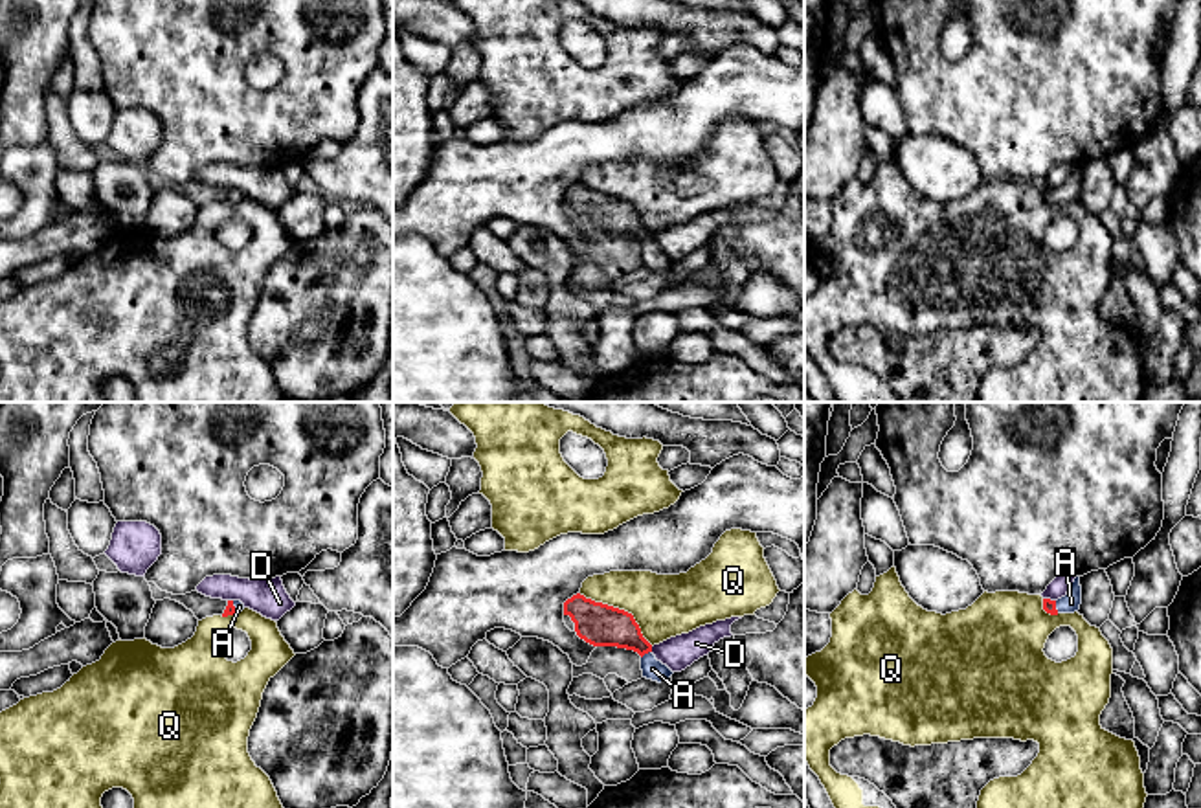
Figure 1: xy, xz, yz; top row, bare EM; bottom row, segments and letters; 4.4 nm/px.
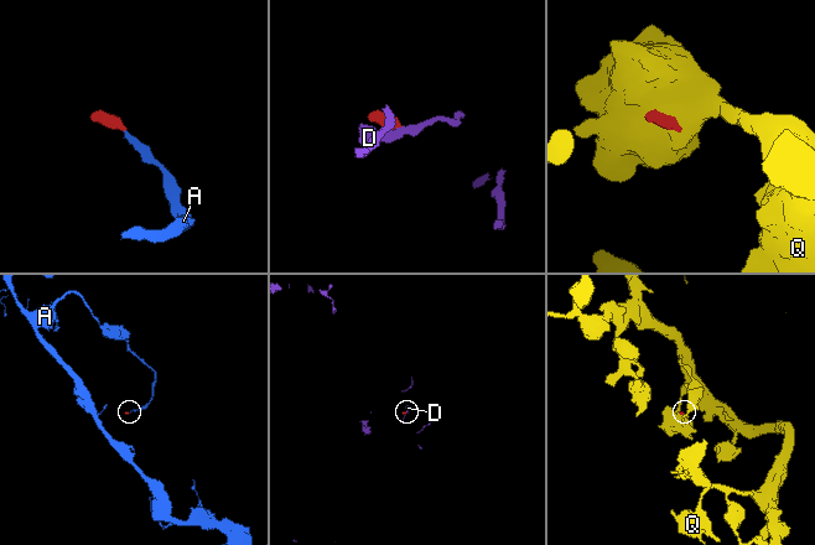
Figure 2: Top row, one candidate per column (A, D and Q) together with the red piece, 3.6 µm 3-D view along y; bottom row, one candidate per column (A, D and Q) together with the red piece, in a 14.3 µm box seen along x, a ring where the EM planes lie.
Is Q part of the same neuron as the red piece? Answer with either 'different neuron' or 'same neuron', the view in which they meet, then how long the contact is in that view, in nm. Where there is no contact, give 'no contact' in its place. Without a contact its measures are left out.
different neuron | xz | 400 nm

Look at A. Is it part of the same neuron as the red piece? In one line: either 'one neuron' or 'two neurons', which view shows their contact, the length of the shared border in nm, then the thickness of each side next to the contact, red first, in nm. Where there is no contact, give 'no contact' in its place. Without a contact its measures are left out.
one neuron; meets red in xz; contact 60 nm long; 190 nm thick on the red side, 90 nm on the other

